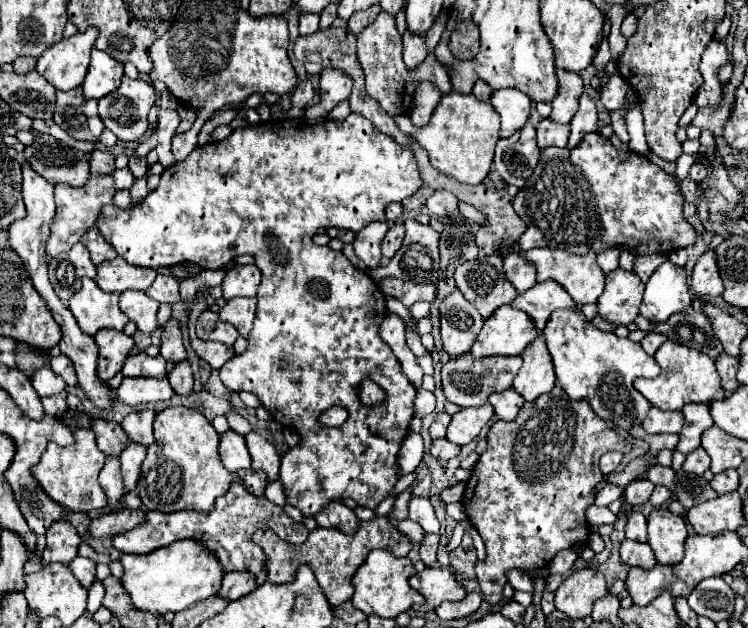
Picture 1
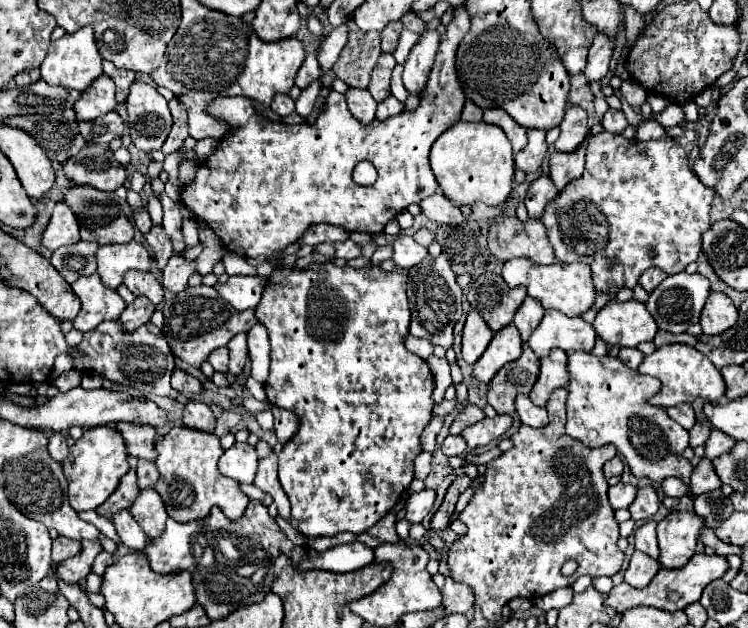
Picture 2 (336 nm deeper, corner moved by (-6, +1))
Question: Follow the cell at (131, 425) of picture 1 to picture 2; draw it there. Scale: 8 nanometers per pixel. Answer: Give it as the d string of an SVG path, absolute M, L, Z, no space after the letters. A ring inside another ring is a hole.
M138 460L138 468L136 468L136 472L138 472L138 486L140 488L152 488L154 484L156 484L156 480L158 480L158 470L156 470L156 464L154 462L150 462L150 460Z

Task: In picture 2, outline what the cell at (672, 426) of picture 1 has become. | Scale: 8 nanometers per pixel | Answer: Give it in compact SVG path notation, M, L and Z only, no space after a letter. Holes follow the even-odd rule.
M690 404L672 406L672 408L666 408L666 412L668 412L668 416L670 416L674 422L678 422L678 424L680 424L682 428L686 428L686 430L690 430L690 428L694 426L694 422L696 422L694 410L692 410Z

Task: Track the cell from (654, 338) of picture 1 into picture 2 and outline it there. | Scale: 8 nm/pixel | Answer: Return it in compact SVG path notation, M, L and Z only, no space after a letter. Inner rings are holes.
M622 348L620 350L620 360L626 364L626 366L630 366L630 368L638 368L640 366L640 362L644 360L644 354L638 350L638 348Z

